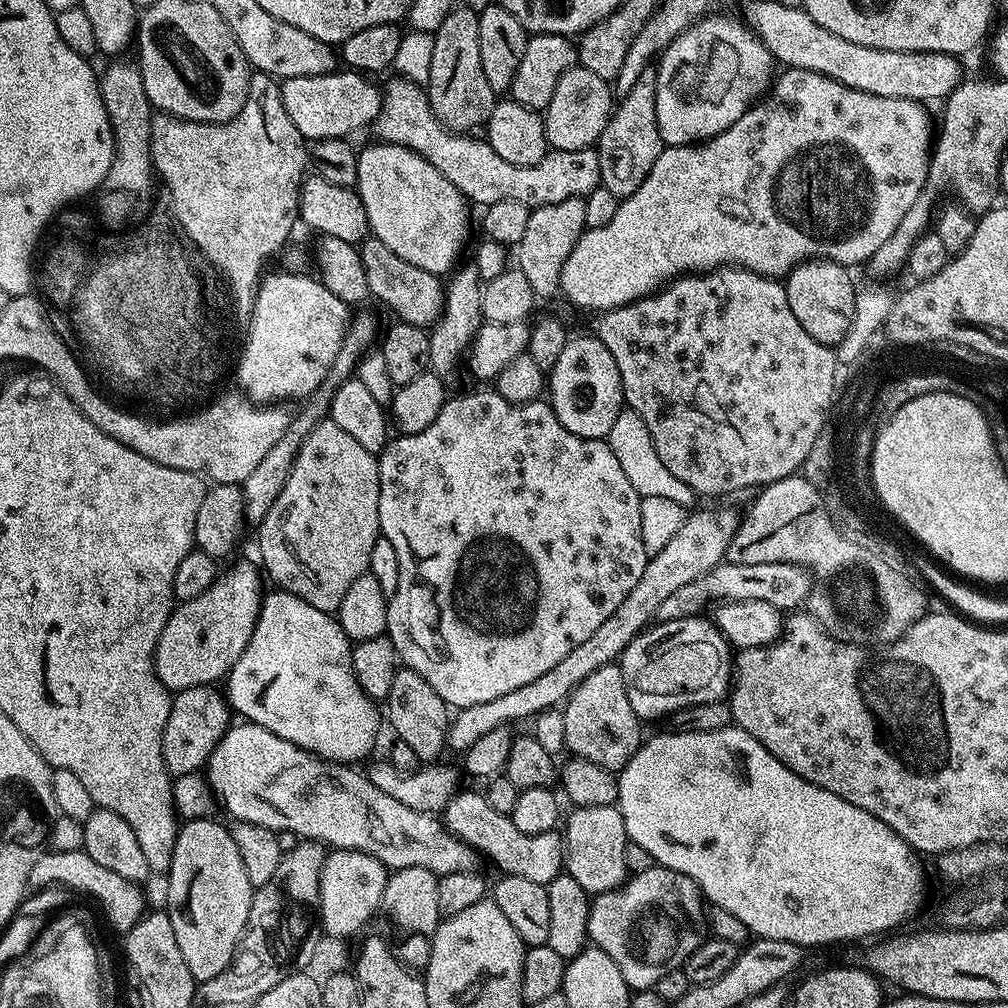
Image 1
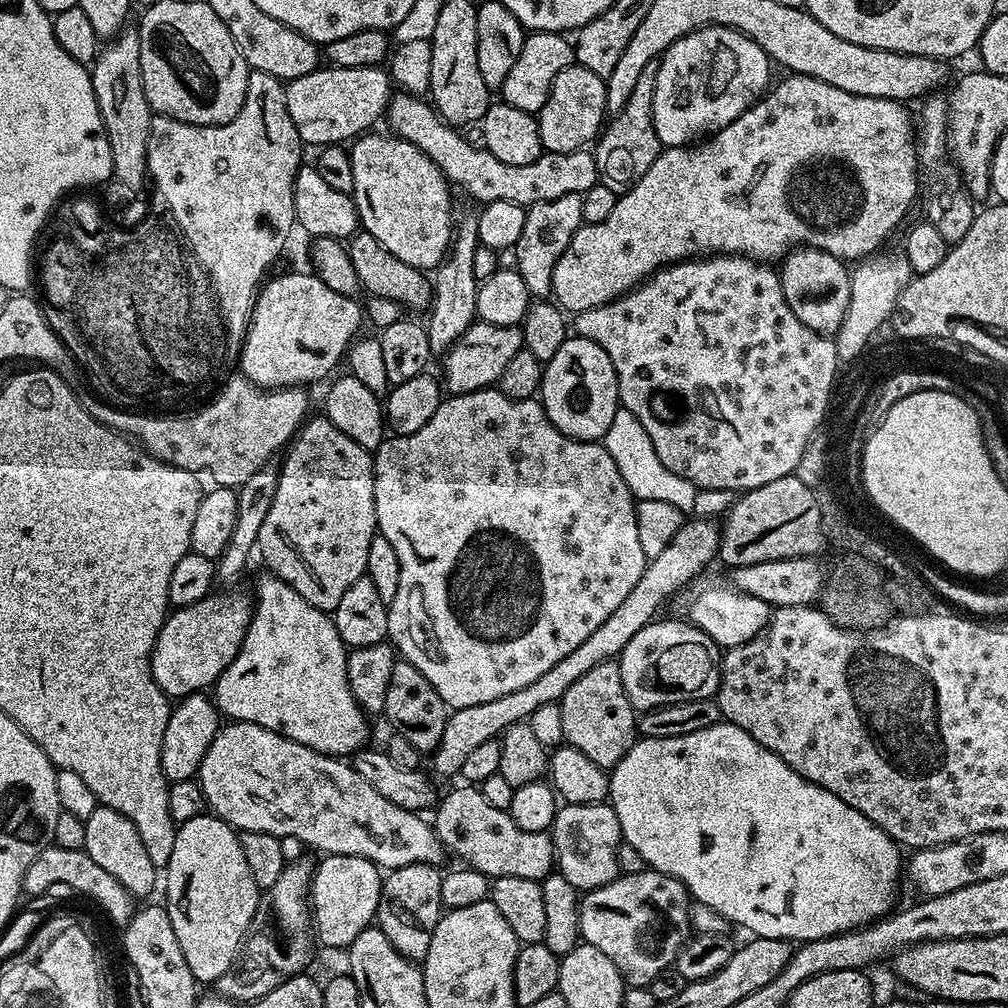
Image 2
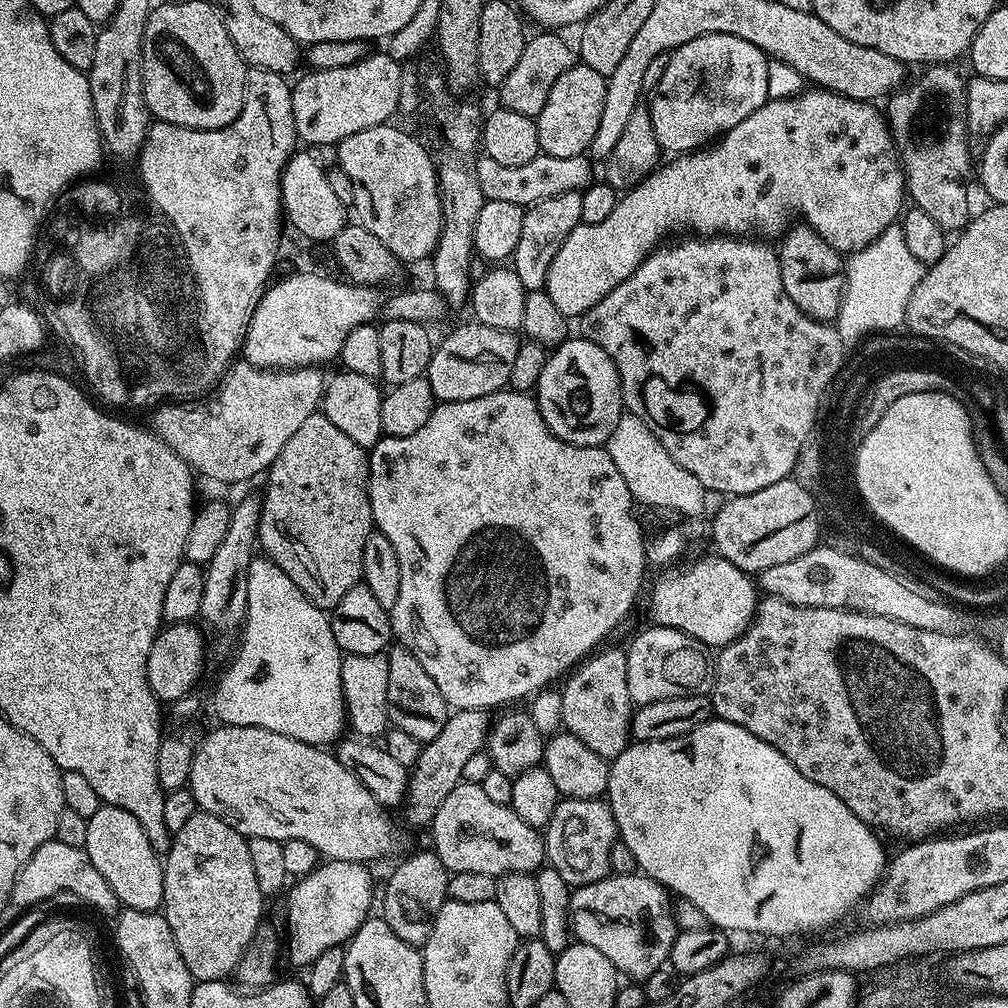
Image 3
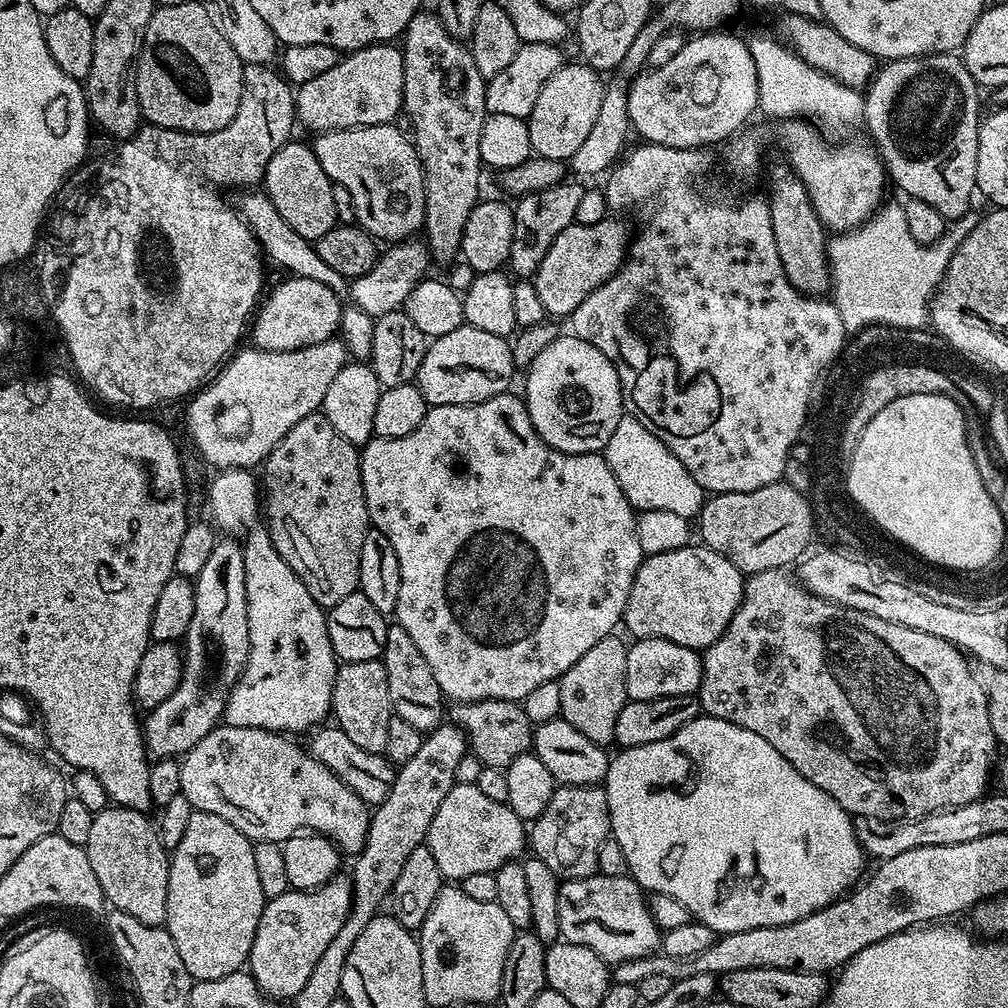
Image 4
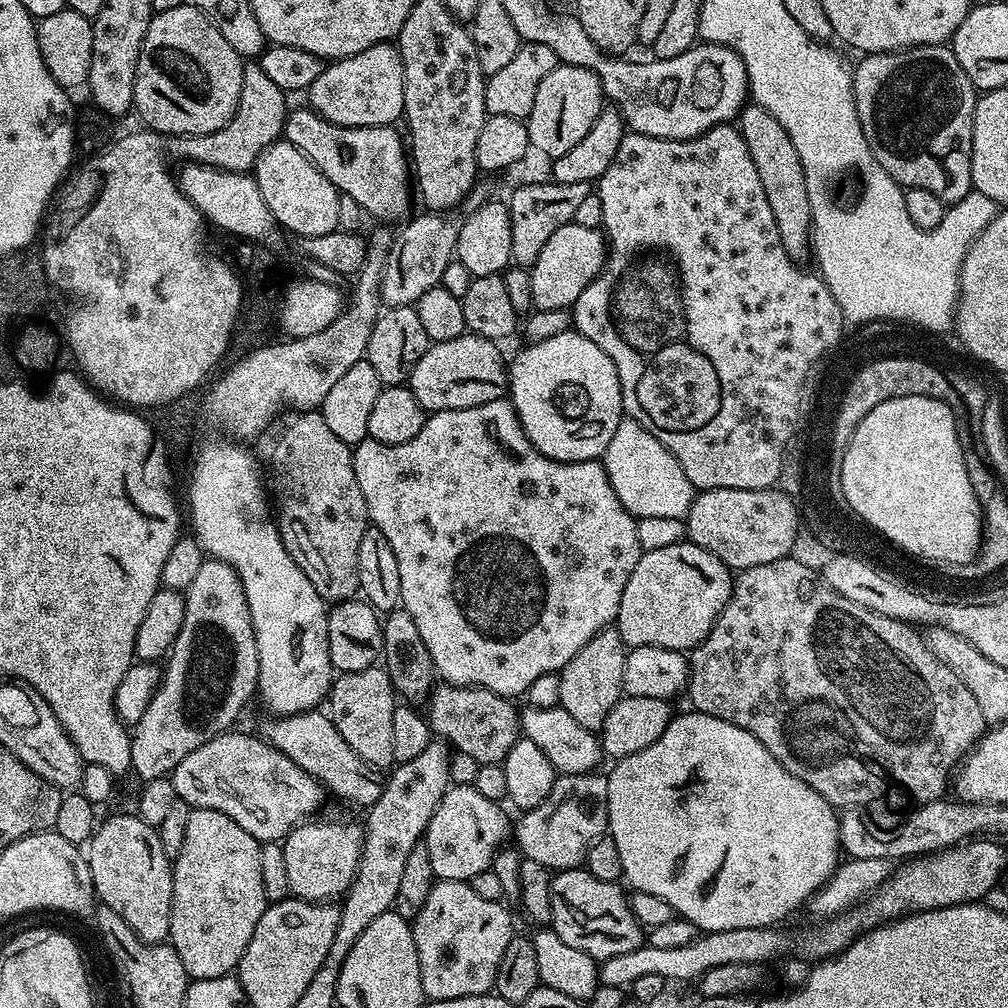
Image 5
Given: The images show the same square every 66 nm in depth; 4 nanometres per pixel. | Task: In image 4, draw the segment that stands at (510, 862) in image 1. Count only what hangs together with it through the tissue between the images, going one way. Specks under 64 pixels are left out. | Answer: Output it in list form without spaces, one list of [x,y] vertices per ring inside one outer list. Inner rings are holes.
[[[456,784],[449,794],[446,794],[446,798],[442,800],[441,806],[438,806],[438,811],[434,814],[426,845],[434,855],[443,879],[459,882],[472,874],[499,871],[500,867],[518,856],[523,857],[524,848],[526,852],[526,824],[507,804],[495,802],[487,797],[476,784]]]

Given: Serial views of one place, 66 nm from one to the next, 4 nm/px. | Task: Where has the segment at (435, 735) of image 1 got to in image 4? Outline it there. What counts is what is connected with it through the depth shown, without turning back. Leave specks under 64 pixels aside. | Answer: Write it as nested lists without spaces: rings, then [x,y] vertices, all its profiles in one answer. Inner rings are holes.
[[[389,623],[382,659],[386,666],[386,682],[390,682],[390,702],[394,715],[425,734],[440,727],[446,716],[444,691],[434,678],[434,670],[430,670],[430,662],[426,662],[422,650],[418,650],[414,638],[410,638],[401,624]]]

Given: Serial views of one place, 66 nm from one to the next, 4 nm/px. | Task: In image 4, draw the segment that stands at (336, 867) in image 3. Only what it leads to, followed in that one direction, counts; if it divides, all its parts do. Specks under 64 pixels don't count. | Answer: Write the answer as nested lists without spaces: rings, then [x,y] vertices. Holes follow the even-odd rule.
[[[344,874],[327,880],[320,888],[289,890],[271,897],[262,910],[247,962],[260,991],[277,1002],[296,997],[306,986],[306,978],[310,978],[326,946],[342,930],[342,922],[346,922],[351,909],[352,881]]]

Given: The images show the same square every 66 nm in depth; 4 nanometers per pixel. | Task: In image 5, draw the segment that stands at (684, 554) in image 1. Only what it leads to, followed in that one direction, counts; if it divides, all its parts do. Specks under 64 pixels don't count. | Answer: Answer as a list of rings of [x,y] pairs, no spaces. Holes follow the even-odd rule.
[[[433,742],[422,750],[422,754],[418,754],[418,758],[396,764],[391,769],[392,777],[387,777],[382,798],[367,809],[368,825],[365,823],[362,828],[364,847],[360,850],[360,864],[352,885],[342,897],[339,910],[393,911],[410,852],[425,839],[428,823],[452,784],[451,761],[449,745]]]

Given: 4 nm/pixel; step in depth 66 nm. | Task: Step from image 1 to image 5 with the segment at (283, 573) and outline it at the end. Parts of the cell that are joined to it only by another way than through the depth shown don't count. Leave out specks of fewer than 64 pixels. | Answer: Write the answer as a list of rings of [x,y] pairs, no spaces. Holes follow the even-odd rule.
[[[304,410],[297,416],[300,417],[285,430],[284,437],[277,442],[276,449],[272,452],[272,484],[276,487],[276,496],[274,492],[274,516],[278,521],[280,537],[286,546],[286,550],[290,554],[290,558],[294,558],[294,562],[298,562],[302,574],[306,574],[306,578],[310,578],[314,590],[318,590],[318,594],[325,602],[351,600],[357,595],[360,586],[358,546],[362,546],[362,534],[366,534],[366,530],[370,526],[368,511],[366,510],[366,498],[362,498],[362,490],[358,486],[358,478],[354,474],[352,448],[346,442],[342,442],[342,438],[338,438],[338,434],[334,434],[334,430],[330,430],[330,426],[326,426],[326,418],[324,417],[323,411]]]

